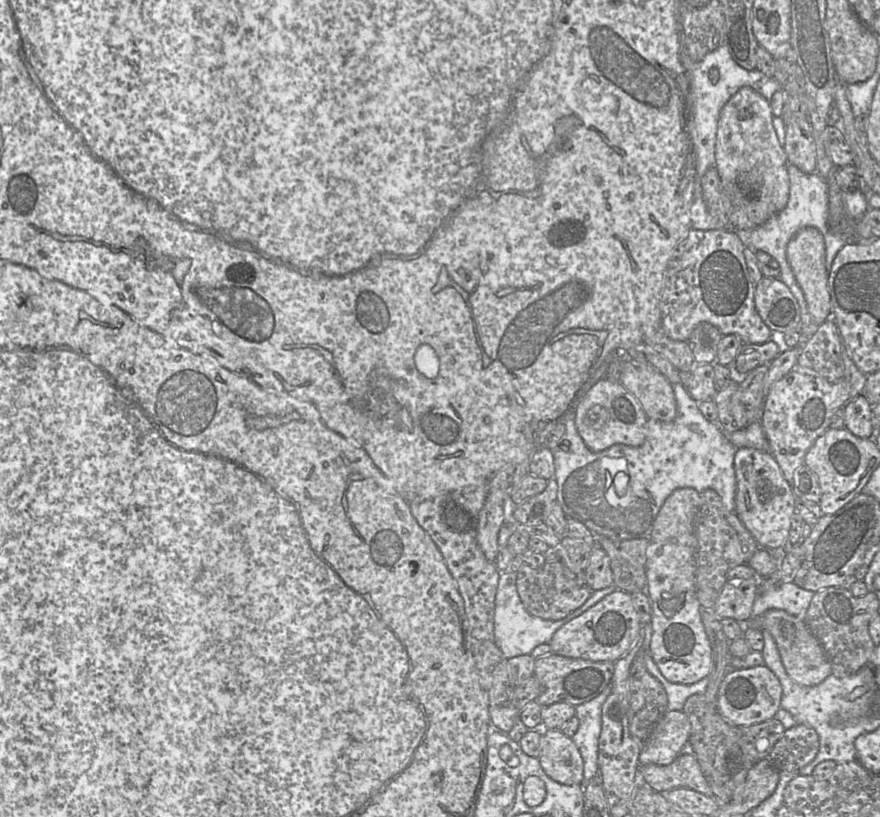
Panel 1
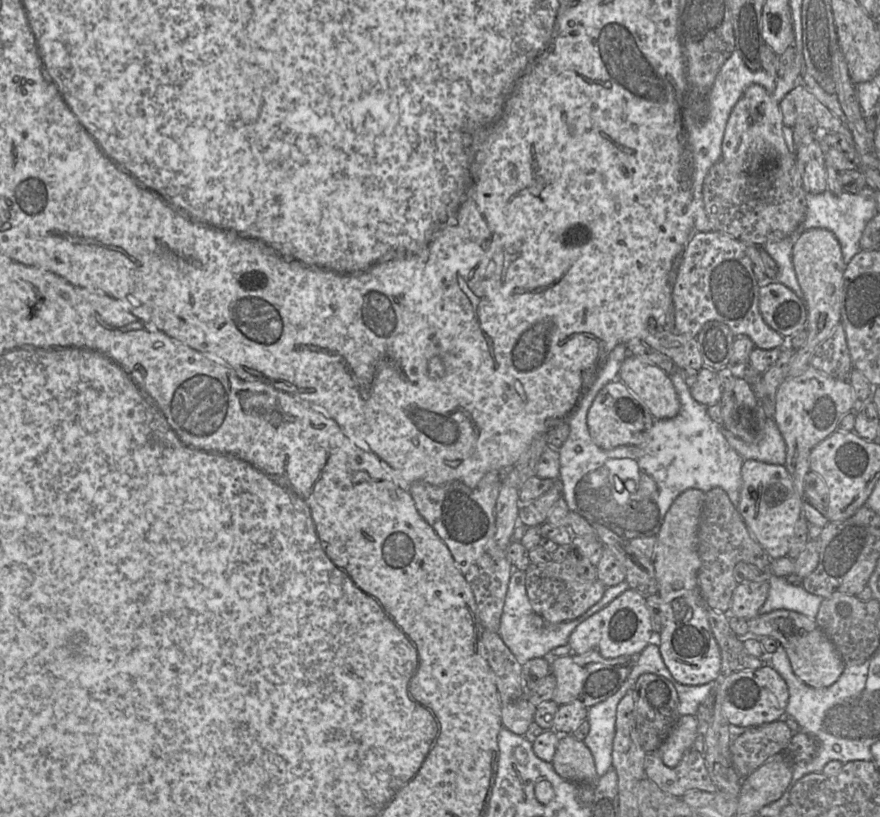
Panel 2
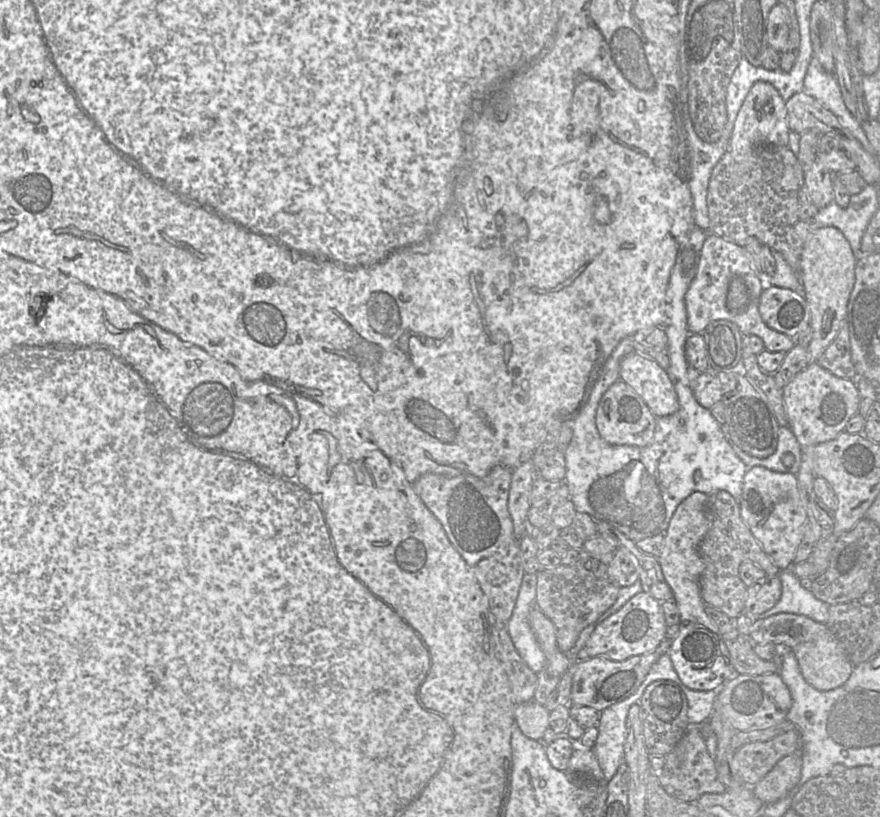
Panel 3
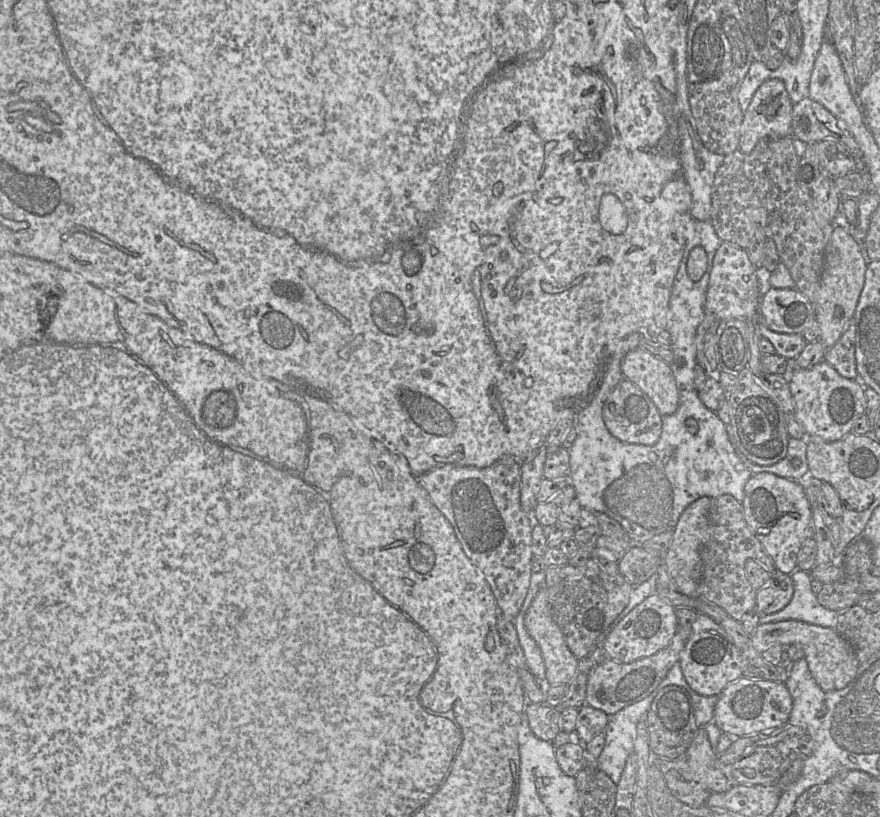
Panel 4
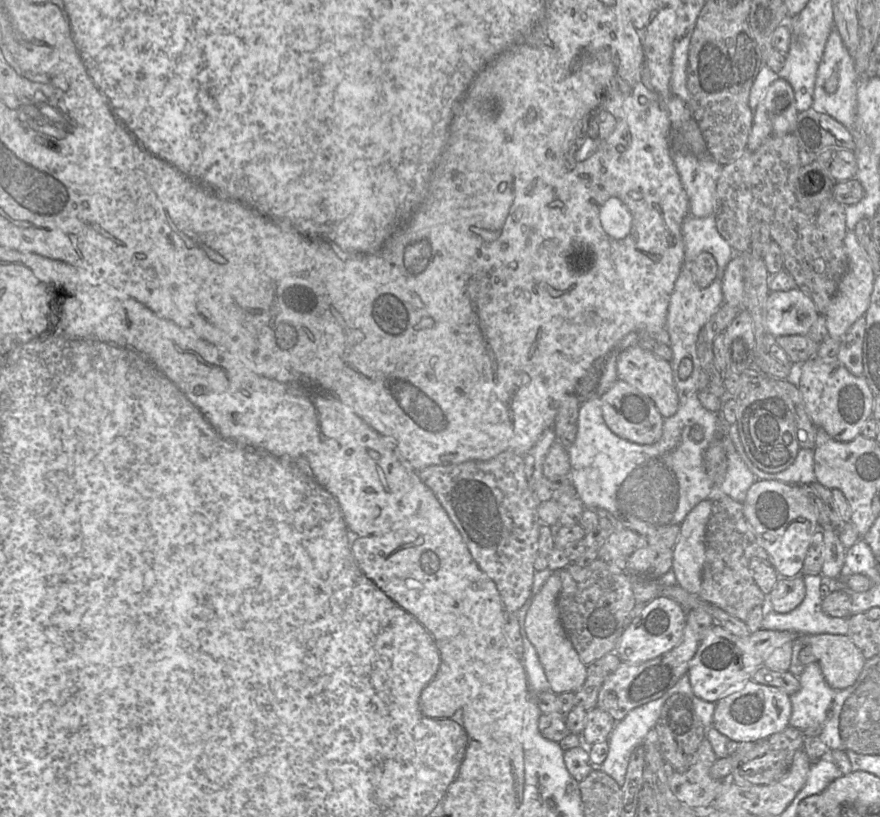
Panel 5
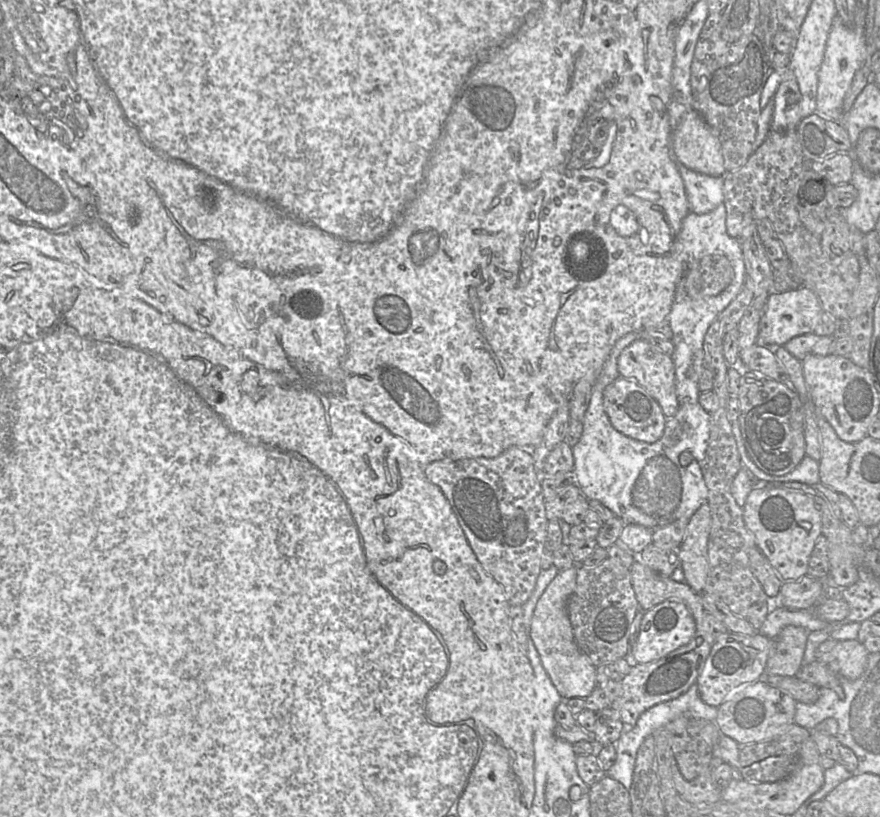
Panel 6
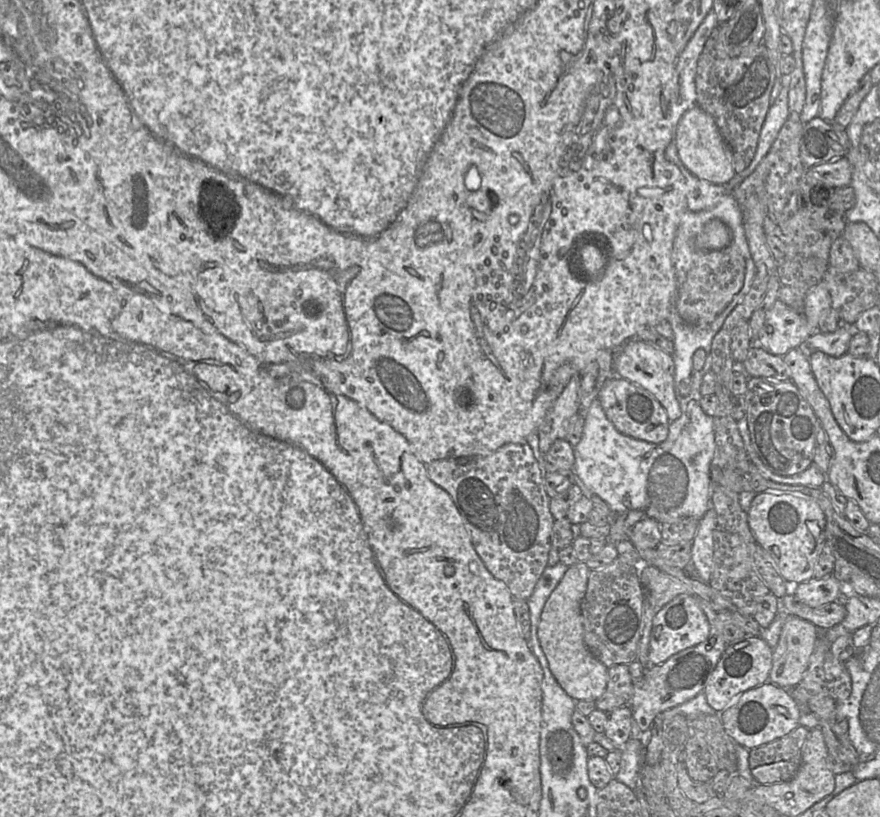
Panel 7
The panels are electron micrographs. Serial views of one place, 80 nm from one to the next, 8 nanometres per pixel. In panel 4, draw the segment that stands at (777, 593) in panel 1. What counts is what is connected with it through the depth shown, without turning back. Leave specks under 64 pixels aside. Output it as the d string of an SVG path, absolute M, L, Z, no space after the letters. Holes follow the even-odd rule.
M800 569L791 575L794 593L790 603L782 610L760 616L760 624L796 620L821 627L836 629L838 613L822 606L813 592L812 577Z

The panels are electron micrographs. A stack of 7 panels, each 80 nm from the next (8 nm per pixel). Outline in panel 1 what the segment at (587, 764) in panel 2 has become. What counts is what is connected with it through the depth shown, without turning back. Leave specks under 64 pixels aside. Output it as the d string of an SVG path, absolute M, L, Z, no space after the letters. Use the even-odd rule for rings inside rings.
M541 730L537 757L546 775L563 785L584 785L584 761L576 744L560 730Z

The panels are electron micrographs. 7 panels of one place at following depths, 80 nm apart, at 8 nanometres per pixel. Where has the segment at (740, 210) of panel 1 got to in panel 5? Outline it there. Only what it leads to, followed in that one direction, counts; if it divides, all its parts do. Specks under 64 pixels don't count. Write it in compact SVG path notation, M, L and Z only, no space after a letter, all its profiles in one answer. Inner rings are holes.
M783 79L774 81L753 111L746 151L756 150L771 136L792 133L797 114L791 85Z

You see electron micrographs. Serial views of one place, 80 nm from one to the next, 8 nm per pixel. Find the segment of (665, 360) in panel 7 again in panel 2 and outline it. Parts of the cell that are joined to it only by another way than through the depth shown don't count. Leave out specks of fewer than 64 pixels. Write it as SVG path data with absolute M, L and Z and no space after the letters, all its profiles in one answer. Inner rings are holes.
M634 355L622 362L618 378L647 407L654 419L674 418L680 403L670 376Z

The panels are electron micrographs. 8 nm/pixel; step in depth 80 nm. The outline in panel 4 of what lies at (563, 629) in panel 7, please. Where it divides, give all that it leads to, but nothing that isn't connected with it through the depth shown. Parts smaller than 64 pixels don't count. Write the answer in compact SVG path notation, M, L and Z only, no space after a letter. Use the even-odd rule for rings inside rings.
M542 586L525 615L525 627L542 654L545 665L545 685L567 685L576 676L579 660L570 651L554 621Z

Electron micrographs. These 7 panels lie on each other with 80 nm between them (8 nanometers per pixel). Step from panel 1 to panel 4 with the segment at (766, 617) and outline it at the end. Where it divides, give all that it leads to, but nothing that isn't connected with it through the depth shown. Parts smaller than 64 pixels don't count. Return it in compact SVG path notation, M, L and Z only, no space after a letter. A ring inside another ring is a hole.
M796 620L762 623L750 635L750 639L752 647L758 653L762 653L774 645L800 646L813 678L825 691L838 691L846 687L855 678L860 665L849 643L833 628Z

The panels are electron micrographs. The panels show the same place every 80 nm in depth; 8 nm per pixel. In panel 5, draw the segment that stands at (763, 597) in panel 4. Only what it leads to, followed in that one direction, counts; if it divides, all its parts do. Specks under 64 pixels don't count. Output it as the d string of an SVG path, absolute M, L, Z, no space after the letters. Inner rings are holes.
M798 576L795 578L779 578L767 597L771 603L772 611L788 613L802 603L805 594L803 576Z

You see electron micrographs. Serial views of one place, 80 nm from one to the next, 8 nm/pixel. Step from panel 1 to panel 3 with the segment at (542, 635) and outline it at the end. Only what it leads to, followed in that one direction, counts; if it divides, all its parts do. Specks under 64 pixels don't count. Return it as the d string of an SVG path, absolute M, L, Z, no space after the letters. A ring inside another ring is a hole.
M525 573L507 629L522 660L538 674L545 670L546 657L529 624L529 614L535 606L536 585L536 574Z

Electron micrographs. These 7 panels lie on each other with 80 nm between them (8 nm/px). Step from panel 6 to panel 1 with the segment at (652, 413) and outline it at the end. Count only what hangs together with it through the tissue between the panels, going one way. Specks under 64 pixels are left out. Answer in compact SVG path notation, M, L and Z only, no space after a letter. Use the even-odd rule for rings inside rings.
M601 379L595 383L578 401L574 419L580 437L592 451L603 451L614 445L639 447L645 440L648 417L620 381Z

